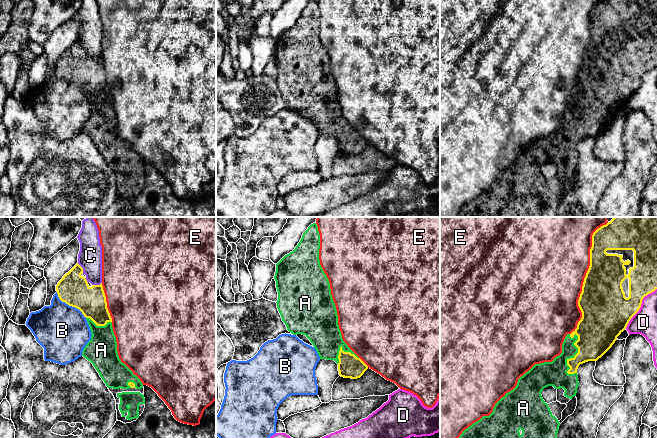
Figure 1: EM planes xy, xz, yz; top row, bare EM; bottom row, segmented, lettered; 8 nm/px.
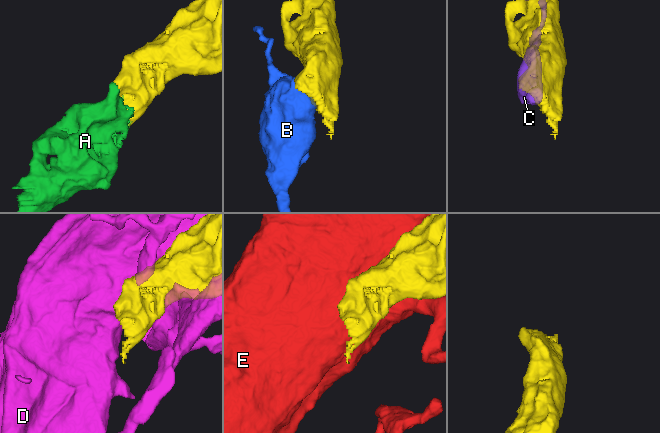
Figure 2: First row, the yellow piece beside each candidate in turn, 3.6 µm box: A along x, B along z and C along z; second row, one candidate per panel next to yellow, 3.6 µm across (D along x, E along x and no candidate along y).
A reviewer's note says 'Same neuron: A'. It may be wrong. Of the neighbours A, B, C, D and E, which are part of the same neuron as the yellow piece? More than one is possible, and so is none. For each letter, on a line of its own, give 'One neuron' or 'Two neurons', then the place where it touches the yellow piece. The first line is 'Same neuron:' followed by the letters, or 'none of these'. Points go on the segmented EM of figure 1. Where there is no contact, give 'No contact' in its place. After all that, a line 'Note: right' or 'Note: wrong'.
Same neuron: A
A: One neuron. Touches yellow at yz (575, 355)
B: Two neurons. Touches yellow at xy (70, 305)
C: Two neurons. Touches yellow at xy (82, 268)
D: Two neurons. Touches yellow at yz (640, 306)
E: Two neurons. Touches yellow at yz (585, 276)
Note: right

